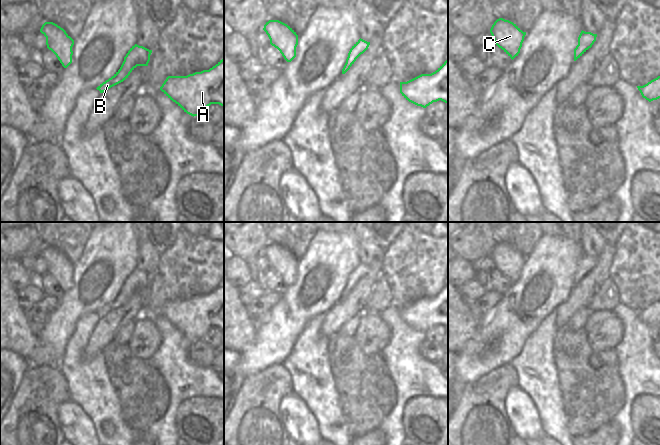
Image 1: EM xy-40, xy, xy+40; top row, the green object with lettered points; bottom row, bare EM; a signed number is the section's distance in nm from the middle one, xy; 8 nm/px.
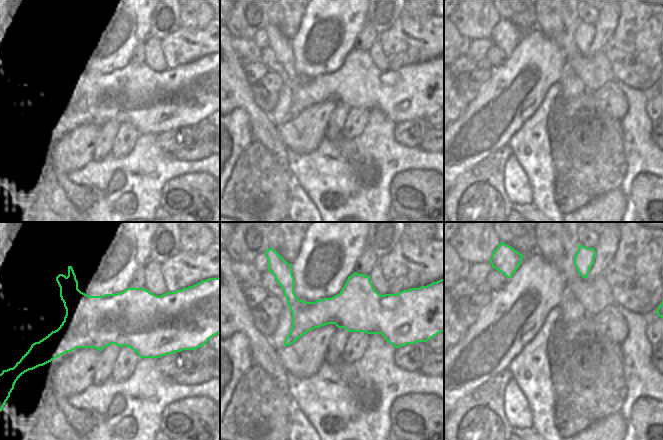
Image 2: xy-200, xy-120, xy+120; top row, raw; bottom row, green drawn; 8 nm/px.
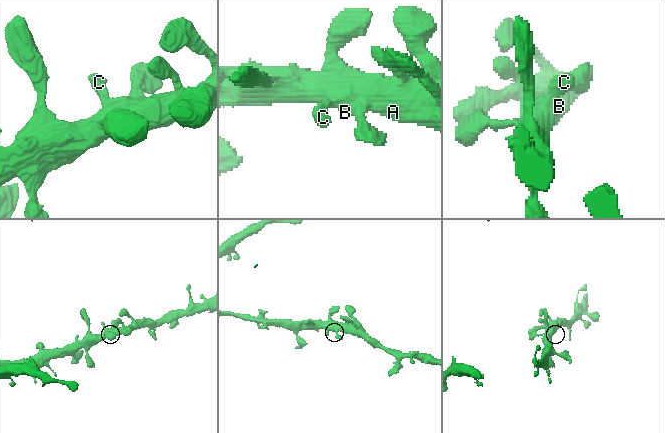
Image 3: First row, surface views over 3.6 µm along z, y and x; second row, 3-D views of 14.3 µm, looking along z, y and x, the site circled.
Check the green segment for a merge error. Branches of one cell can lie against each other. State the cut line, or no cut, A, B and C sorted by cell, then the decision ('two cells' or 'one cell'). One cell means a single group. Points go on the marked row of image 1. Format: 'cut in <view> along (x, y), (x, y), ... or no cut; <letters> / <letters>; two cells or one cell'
no cut; A B C; one cell

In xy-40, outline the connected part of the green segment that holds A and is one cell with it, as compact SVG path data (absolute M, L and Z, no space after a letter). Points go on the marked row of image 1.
M224 58L209 70L187 76L168 76L160 90L184 112L193 117L202 116L211 104L224 106Z

